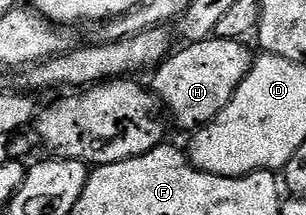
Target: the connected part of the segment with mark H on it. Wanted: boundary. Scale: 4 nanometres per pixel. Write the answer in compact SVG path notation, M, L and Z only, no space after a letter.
M213 37L181 46L181 51L173 50L168 58L151 72L152 83L150 82L150 90L160 100L160 106L164 108L167 118L171 122L173 119L182 130L188 131L187 133L195 133L210 121L214 121L214 117L218 117L218 113L222 113L222 109L230 105L230 97L234 97L238 85L242 85L242 81L250 73L254 54L252 55L248 45L238 39L226 41Z

